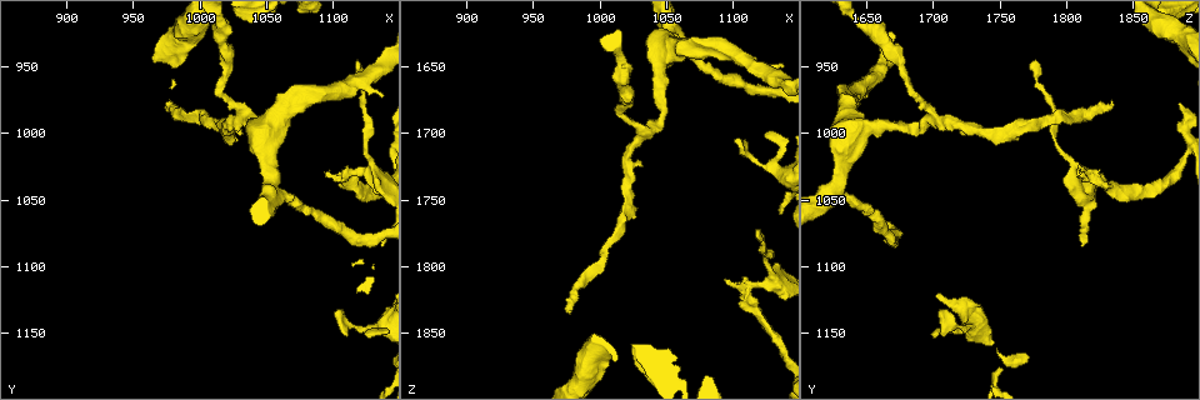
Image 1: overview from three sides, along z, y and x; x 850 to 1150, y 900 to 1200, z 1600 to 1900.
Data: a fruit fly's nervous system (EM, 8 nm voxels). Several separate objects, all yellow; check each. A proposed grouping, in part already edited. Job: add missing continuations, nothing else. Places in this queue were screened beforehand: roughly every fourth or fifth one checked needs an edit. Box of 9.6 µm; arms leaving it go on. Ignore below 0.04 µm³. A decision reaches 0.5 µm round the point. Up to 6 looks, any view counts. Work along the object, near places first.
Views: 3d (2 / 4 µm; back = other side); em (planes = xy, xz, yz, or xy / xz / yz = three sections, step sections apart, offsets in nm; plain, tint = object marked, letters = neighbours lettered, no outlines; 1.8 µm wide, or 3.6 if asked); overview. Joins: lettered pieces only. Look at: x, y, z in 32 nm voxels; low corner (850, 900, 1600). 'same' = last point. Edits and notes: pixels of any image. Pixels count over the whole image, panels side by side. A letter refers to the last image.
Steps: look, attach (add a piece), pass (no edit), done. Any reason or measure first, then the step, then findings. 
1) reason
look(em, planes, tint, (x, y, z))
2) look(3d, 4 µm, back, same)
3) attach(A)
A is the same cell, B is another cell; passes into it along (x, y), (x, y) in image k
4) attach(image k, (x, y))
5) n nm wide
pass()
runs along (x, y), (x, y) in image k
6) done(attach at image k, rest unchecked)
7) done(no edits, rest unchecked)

branch stops here
look(em, 3.6 µm, planes, letters, (1120, 944, 1778))

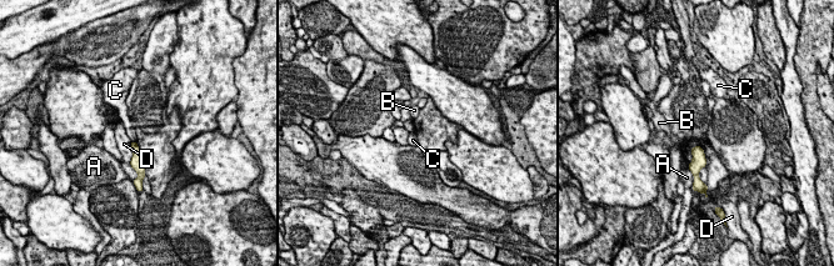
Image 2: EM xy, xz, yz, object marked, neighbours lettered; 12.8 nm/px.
pass()
A, B, C and D are other cells; border along (131, 140), (135, 142) in image 2; no lettered piece goes on from it

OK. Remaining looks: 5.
an open end
look(3d, 2 µm, (1094, 1030, 1812))

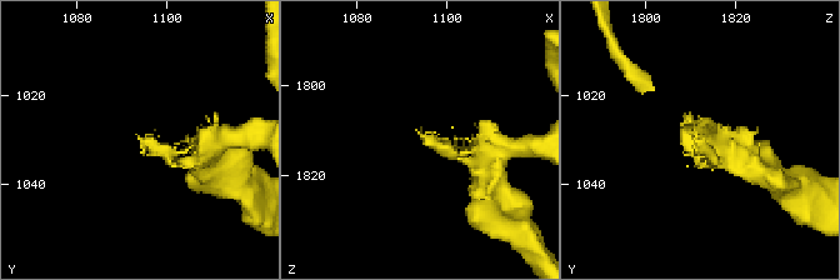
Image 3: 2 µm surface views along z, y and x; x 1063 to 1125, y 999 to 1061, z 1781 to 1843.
look(em, planes, plain, (1094, 1030, 1811))

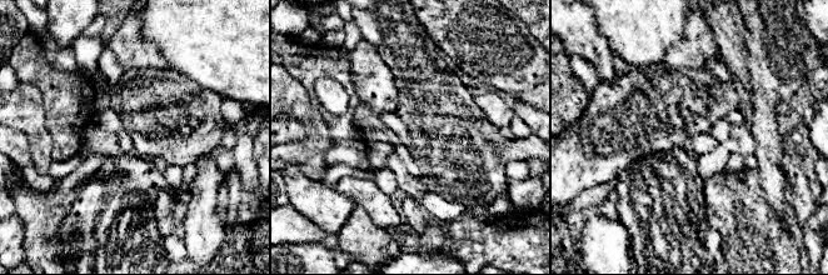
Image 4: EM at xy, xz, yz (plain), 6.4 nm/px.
see the neighbours
look(em, planes, letters, same)

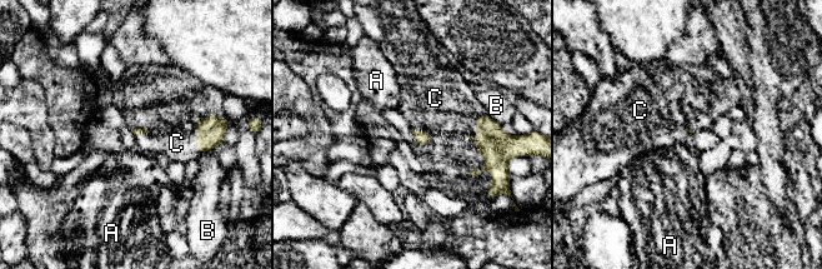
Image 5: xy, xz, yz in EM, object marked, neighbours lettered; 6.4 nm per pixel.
attach(C)
C is the same cell, A and B are other cells; it goes on there

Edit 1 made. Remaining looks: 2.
done(attach at image 5, rest unchecked)

